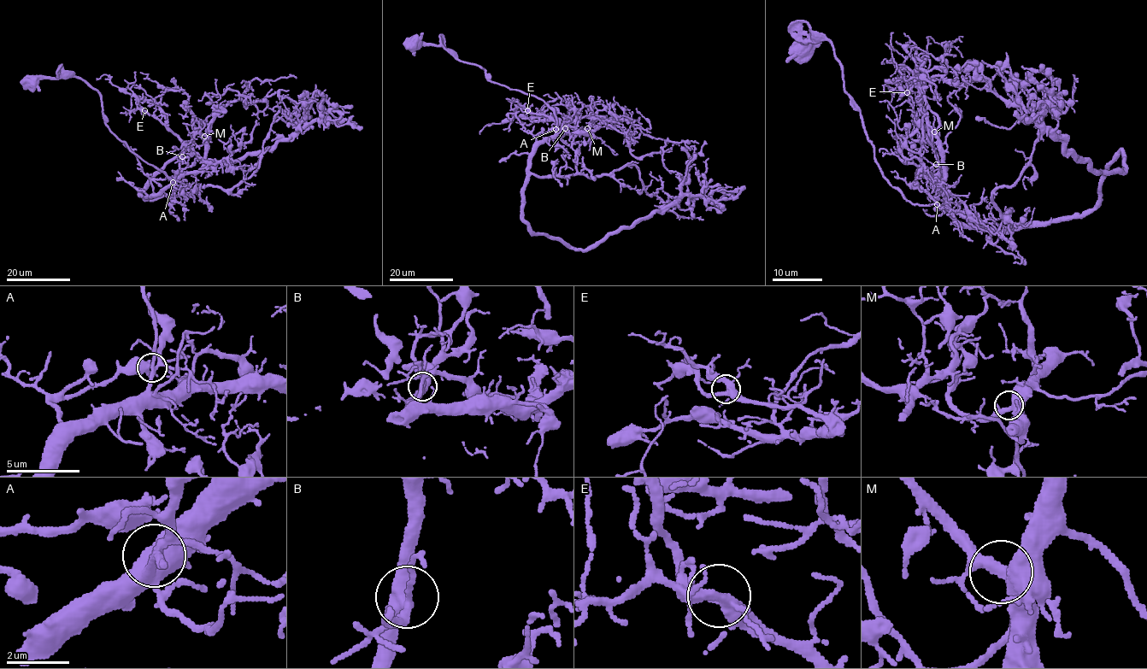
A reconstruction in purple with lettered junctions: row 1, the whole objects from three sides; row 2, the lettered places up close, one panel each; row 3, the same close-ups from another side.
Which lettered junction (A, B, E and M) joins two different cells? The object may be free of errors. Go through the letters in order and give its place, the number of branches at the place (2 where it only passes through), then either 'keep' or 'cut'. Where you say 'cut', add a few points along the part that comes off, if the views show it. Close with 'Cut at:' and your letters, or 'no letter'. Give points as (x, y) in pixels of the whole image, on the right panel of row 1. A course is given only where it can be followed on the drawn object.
A: at (937, 204); 4 branches meet; keep
B: at (936, 164); 5 branches meet; keep
E: at (907, 92); 5 branches meet; keep
M: at (934, 132); 4 branches meet; keep
Cut at: no letter

